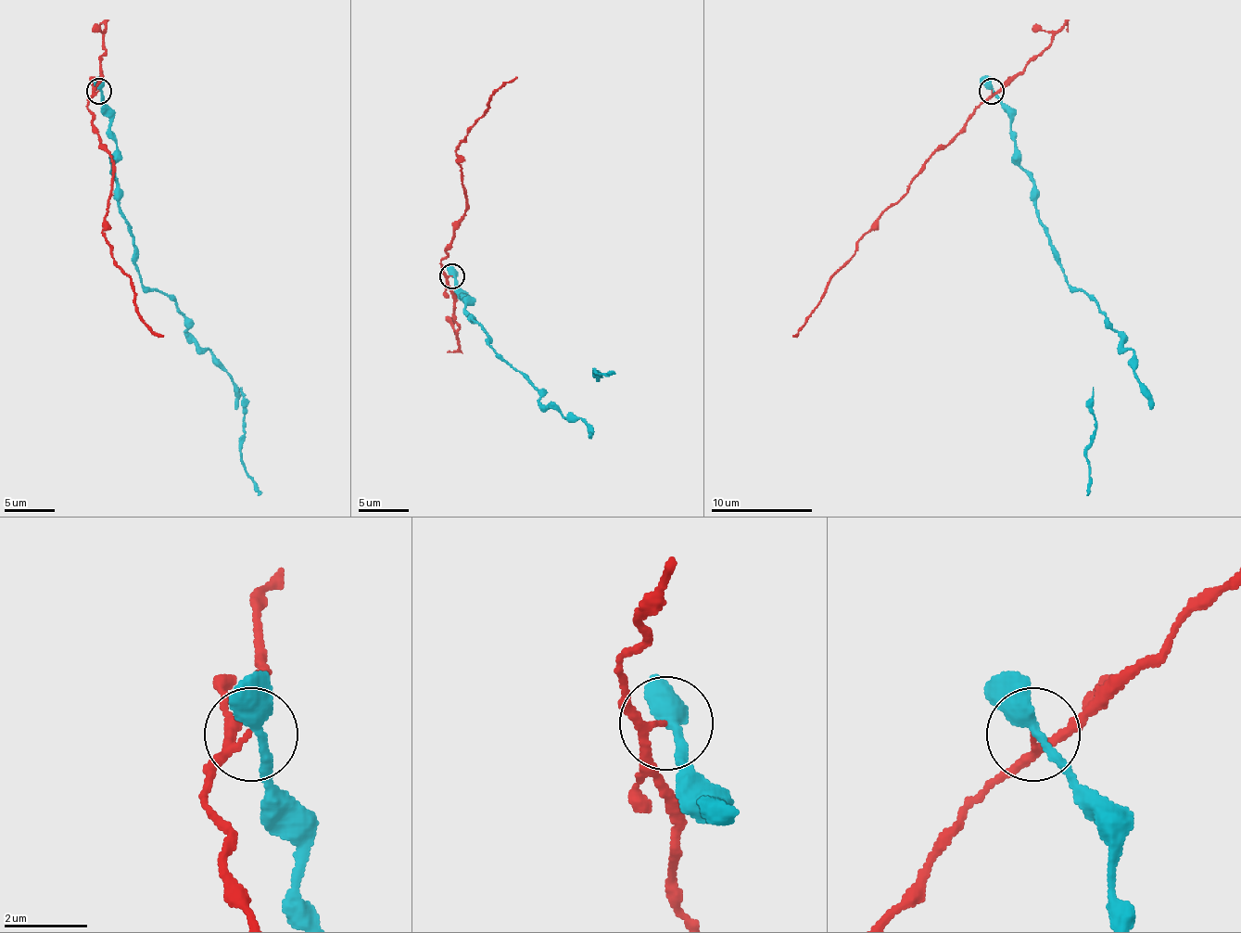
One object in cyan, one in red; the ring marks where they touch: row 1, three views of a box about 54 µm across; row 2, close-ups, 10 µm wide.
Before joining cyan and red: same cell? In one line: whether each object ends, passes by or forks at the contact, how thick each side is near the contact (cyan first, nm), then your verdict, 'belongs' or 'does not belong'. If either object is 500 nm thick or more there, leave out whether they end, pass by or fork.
cyan passes by | red passes by | 380/160 nm | does not belong

